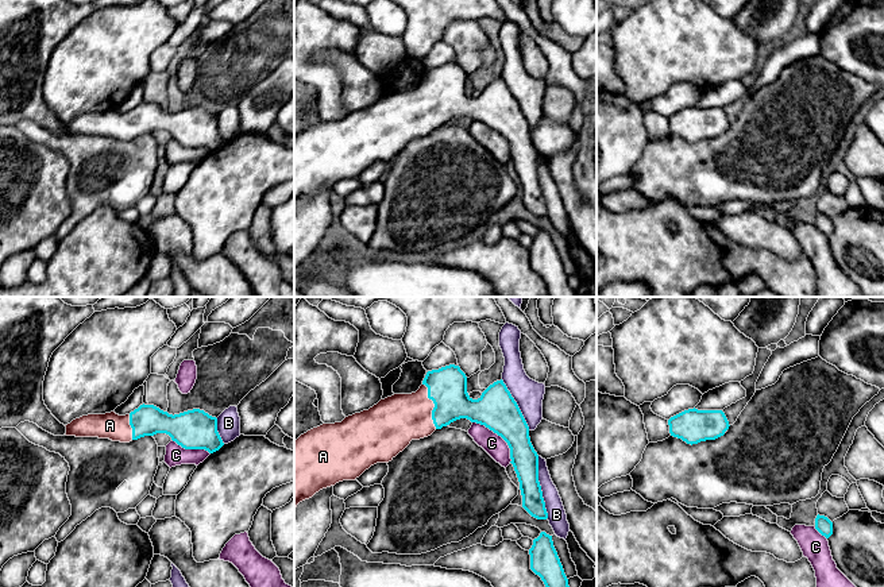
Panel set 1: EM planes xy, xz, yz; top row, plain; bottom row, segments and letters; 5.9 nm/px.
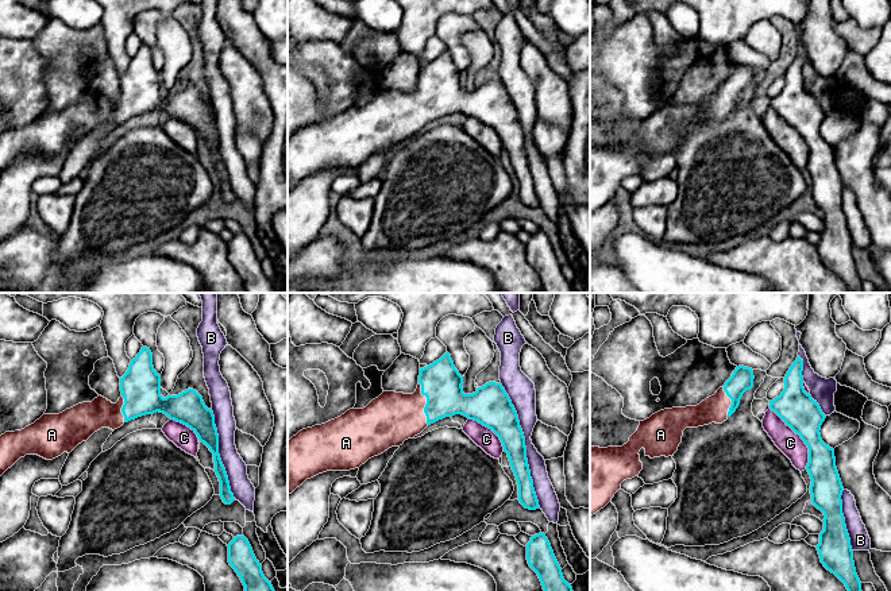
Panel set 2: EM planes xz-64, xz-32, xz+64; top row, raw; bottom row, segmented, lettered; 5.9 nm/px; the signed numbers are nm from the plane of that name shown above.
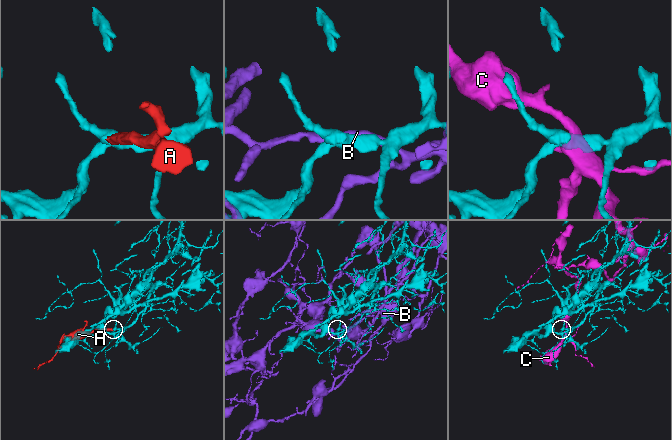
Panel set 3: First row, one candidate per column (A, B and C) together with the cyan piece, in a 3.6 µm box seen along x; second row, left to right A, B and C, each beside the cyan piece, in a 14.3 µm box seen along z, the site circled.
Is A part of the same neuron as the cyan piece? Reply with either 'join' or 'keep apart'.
join

